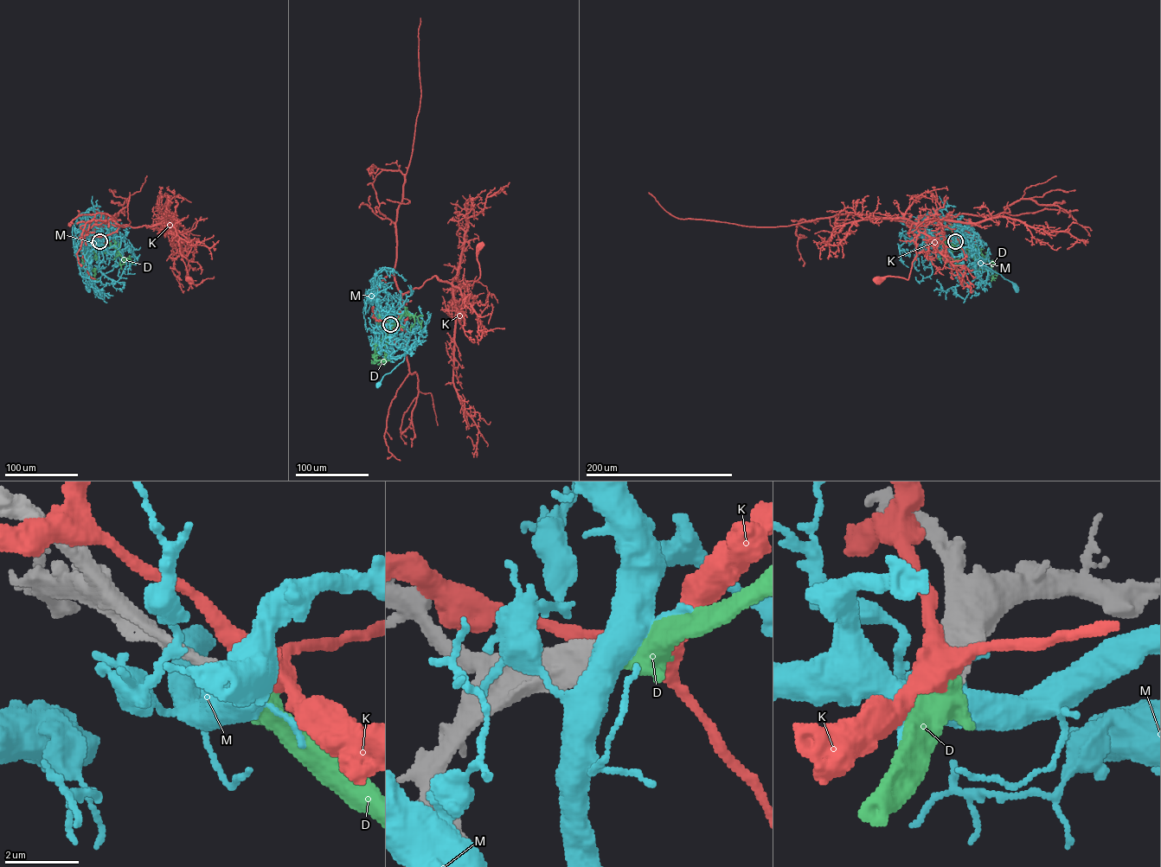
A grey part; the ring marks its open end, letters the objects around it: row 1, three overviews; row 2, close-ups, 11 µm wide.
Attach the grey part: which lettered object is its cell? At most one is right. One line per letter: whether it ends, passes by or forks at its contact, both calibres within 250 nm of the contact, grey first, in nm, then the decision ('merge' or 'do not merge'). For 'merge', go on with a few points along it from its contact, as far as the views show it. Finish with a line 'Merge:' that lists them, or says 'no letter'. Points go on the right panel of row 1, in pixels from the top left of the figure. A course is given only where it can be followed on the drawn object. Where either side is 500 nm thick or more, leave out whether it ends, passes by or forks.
D: calibres 600 and 650 nm; merge; course (955, 241), (952, 248), (981, 253), (985, 261), (980, 269), (975, 264), (977, 258), (970, 250)
K: calibres 550 and 480 nm; do not merge
M: calibres 650 and 550 nm; do not merge
Merge: D

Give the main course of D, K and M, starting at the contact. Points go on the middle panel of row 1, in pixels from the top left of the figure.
D: (390, 324), (396, 321), (375, 354), (375, 339)
K: (391, 324), (407, 317), (402, 296), (434, 276), (454, 287), (472, 285), (480, 277), (479, 245)
M: (390, 324), (391, 339), (403, 339), (407, 343), (405, 356), (378, 385)

